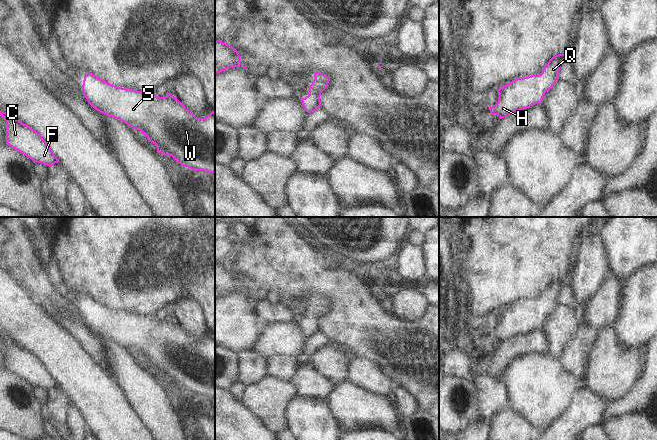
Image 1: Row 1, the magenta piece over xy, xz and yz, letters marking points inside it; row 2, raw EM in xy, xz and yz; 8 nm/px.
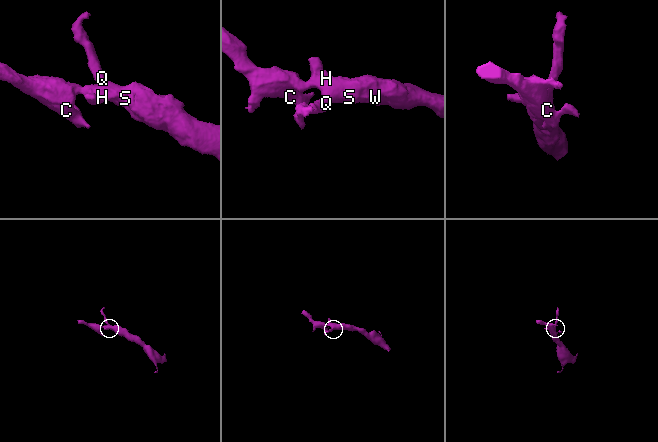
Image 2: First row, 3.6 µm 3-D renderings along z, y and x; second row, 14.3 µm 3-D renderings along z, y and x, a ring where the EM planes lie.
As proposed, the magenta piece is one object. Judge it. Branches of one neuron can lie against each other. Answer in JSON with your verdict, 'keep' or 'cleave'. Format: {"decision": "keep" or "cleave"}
{"decision": "keep"}

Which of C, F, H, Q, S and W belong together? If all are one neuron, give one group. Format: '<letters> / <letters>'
C F H Q S W

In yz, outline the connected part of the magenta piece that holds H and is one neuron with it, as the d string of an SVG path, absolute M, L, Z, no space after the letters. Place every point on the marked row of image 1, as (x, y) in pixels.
M569 54L553 56L544 66L540 75L520 77L498 89L497 103L489 107L491 114L505 118L515 111L530 108L537 103L543 103L544 95L558 80L562 62Z

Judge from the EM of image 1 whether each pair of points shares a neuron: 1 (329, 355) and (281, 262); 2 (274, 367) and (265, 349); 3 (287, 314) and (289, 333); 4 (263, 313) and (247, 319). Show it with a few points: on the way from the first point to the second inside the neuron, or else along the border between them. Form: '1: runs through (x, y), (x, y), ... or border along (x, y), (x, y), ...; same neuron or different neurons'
1: border along (331, 344), (335, 346); different neurons
2: border along (293, 357), (275, 354), (268, 358); different neurons
3: border along (292, 320), (273, 321), (265, 324); different neurons
4: border along (255, 307), (258, 319), (263, 324); different neurons

